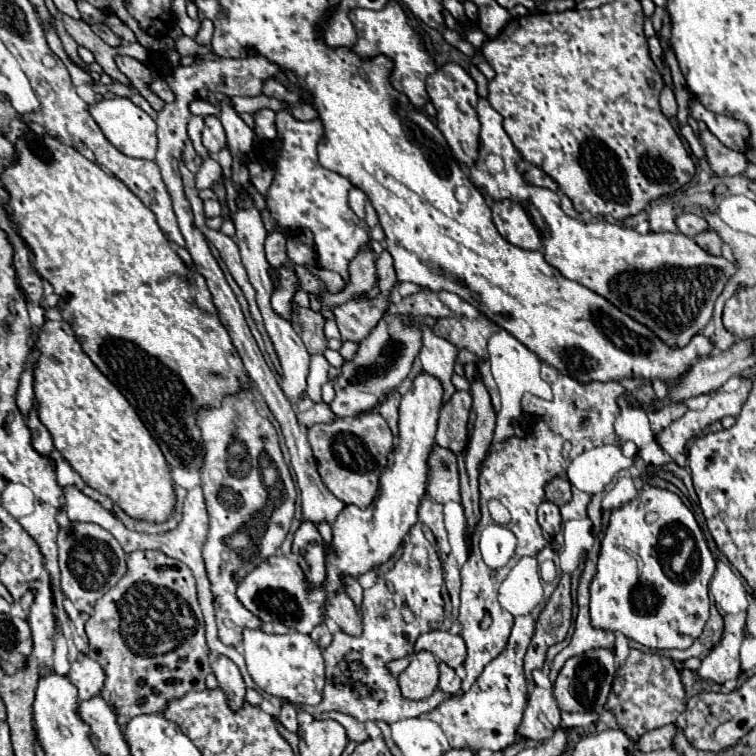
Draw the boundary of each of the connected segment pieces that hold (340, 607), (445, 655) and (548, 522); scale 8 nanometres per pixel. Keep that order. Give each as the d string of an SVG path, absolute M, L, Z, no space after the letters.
M338 592L332 600L328 598L326 616L332 618L346 634L350 634L350 636L362 634L362 618L360 618L352 598L346 592Z
M432 630L432 632L420 634L414 644L414 652L420 652L420 650L432 652L440 662L448 664L450 668L458 668L466 660L466 644L462 636L452 636L450 632Z
M542 502L538 506L538 524L542 526L542 530L550 536L554 536L560 530L562 518L560 518L560 510L556 504L552 502Z

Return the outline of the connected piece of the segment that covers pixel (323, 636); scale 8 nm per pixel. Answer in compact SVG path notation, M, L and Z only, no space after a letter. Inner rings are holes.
M326 624L316 626L316 628L312 630L310 638L312 638L312 640L314 640L314 642L320 646L320 648L328 648L328 646L330 646L330 642L332 642L332 636L330 636L330 632L328 632Z

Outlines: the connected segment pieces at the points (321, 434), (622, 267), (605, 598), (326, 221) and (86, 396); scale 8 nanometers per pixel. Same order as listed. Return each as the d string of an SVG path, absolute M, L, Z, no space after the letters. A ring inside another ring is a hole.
M378 412L360 414L356 418L332 420L308 428L308 440L318 462L318 474L328 490L344 504L366 508L376 492L382 470L388 464L388 454L394 452L394 436Z
M488 98L478 100L480 130L480 152L478 160L468 166L470 180L476 188L482 188L492 200L512 200L524 206L532 224L538 228L544 258L550 266L560 270L568 280L580 282L582 286L598 292L616 308L648 326L668 346L686 346L692 334L704 330L714 312L714 300L720 296L728 278L736 272L736 262L724 256L712 256L700 248L692 238L680 232L648 232L640 234L634 228L624 228L600 222L580 222L564 214L558 194L526 180L518 164L524 160L520 150L512 146L508 134L502 128L500 114L490 106ZM494 152L504 158L504 172L488 174L484 156Z
M644 486L644 490L612 512L601 542L601 548L602 544L620 546L636 558L638 580L634 580L634 590L628 594L608 592L608 586L598 582L596 576L590 584L590 622L598 630L622 632L652 650L684 650L702 634L710 616L708 587L716 564L702 530L684 502L662 488ZM644 510L654 510L658 520L646 524Z
M280 110L276 112L276 128L282 140L282 154L276 158L276 176L266 198L270 214L290 232L310 228L314 234L318 264L348 280L348 262L356 256L362 244L370 242L368 232L360 226L358 216L348 204L348 190L352 184L344 176L320 166L316 146L324 134L324 128L318 118L312 122L298 122L288 110Z
M46 320L36 334L34 346L38 348L34 370L38 416L52 434L54 446L90 488L112 498L130 518L166 522L176 508L174 480L170 478L170 468L160 446L136 410L120 390L96 370L68 322Z

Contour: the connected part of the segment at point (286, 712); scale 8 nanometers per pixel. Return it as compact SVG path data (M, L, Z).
M288 702L282 704L282 710L280 710L278 720L280 720L280 724L282 724L286 730L298 732L298 716L296 716L296 710L294 710L292 704L288 704Z

